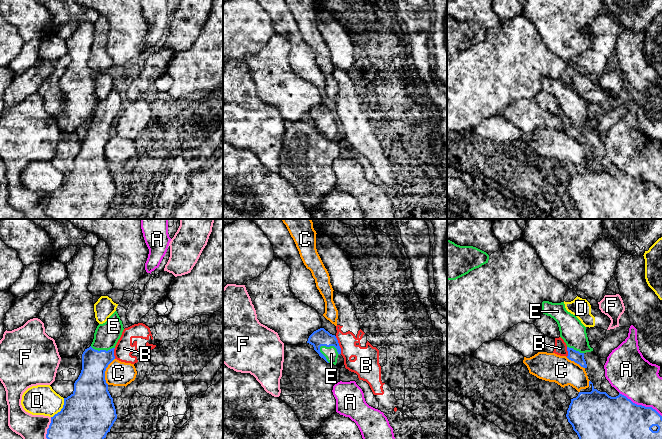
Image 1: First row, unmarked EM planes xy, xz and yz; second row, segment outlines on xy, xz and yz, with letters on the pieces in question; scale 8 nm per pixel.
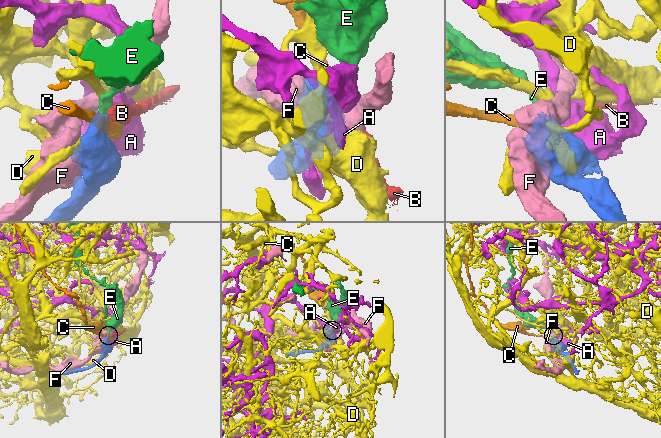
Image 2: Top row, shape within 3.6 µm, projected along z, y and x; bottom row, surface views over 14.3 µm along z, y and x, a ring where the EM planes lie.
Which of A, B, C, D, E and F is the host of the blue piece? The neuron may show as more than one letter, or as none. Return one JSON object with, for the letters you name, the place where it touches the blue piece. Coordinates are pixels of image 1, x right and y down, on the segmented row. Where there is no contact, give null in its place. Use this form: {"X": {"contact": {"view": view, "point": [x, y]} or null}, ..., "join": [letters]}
{"E": {"contact": {"view": "xz", "point": [322, 354]}}, "join": ["E"]}

